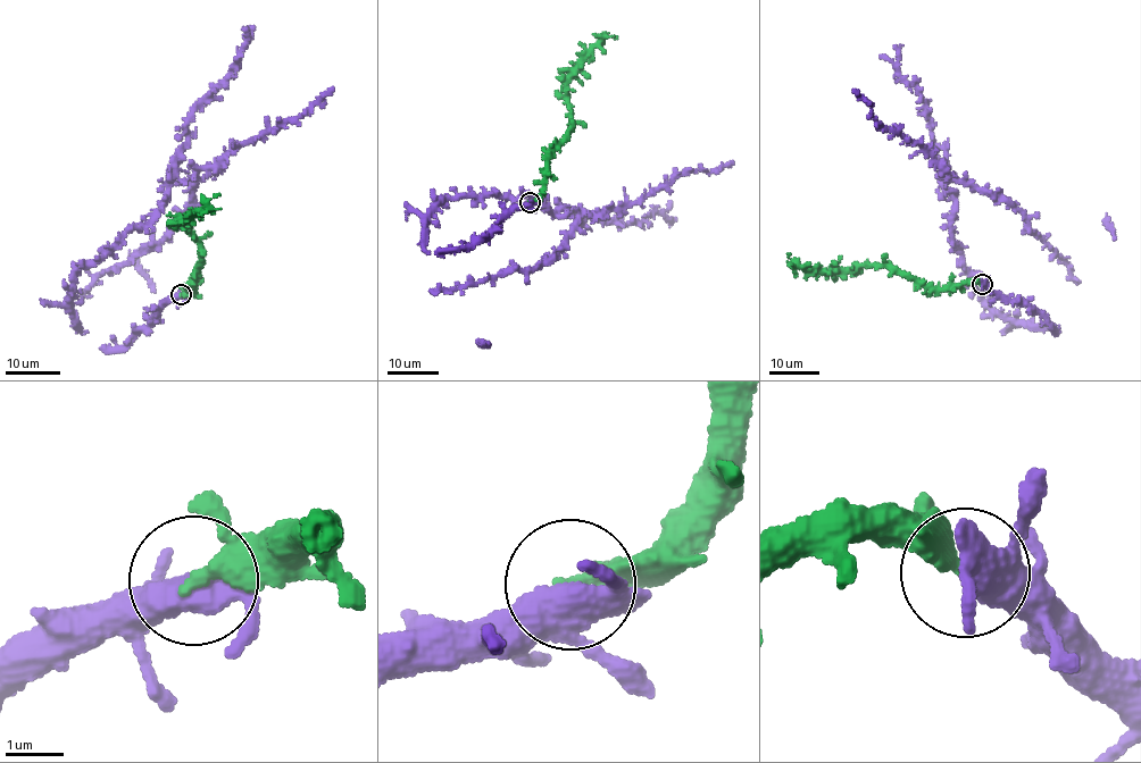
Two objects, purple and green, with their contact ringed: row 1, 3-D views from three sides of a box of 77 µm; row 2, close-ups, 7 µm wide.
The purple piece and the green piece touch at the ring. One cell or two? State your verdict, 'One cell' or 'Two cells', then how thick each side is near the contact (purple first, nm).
One cell. Thickness 440 nm (purple) against 240 nm

